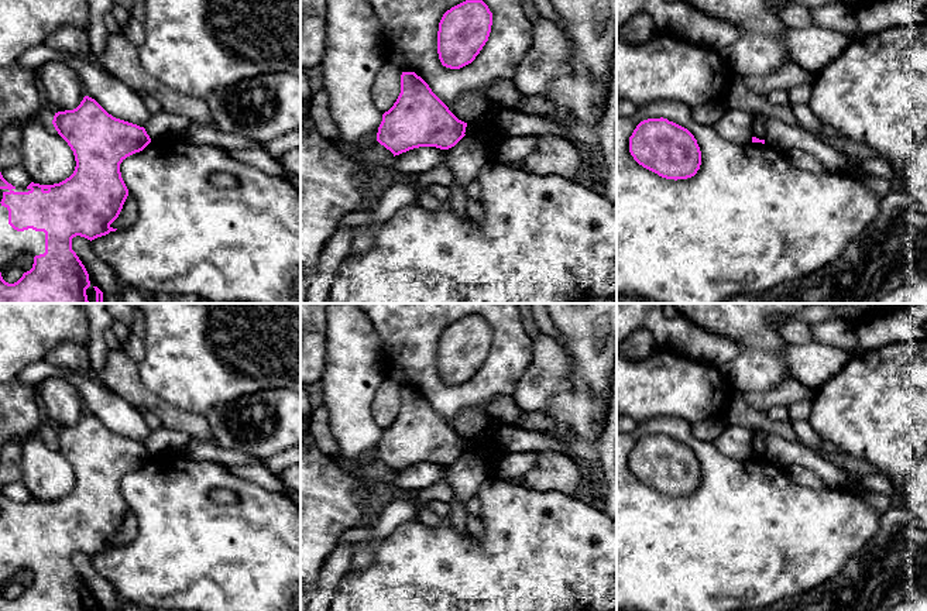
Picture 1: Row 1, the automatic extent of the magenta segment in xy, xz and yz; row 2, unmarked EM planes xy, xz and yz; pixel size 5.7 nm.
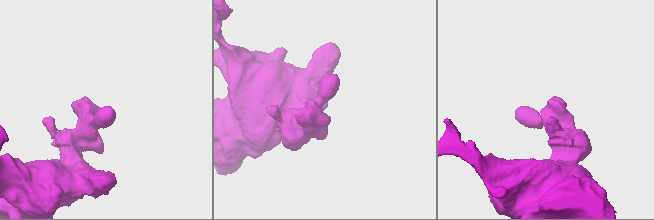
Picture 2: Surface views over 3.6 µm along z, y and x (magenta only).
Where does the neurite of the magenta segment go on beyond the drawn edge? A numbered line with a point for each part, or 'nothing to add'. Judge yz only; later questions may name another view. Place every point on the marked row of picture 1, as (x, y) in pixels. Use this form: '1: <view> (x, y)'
nothing to add

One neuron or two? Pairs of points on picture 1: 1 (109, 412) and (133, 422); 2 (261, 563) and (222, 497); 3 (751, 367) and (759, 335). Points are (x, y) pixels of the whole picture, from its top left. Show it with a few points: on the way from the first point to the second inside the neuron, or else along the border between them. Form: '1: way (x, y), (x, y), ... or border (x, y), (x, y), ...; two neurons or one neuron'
1: way (114, 412), (127, 421); one neuron
2: border (209, 494), (215, 490), (230, 490), (237, 498); two neurons
3: way (759, 359), (759, 343); one neuron

